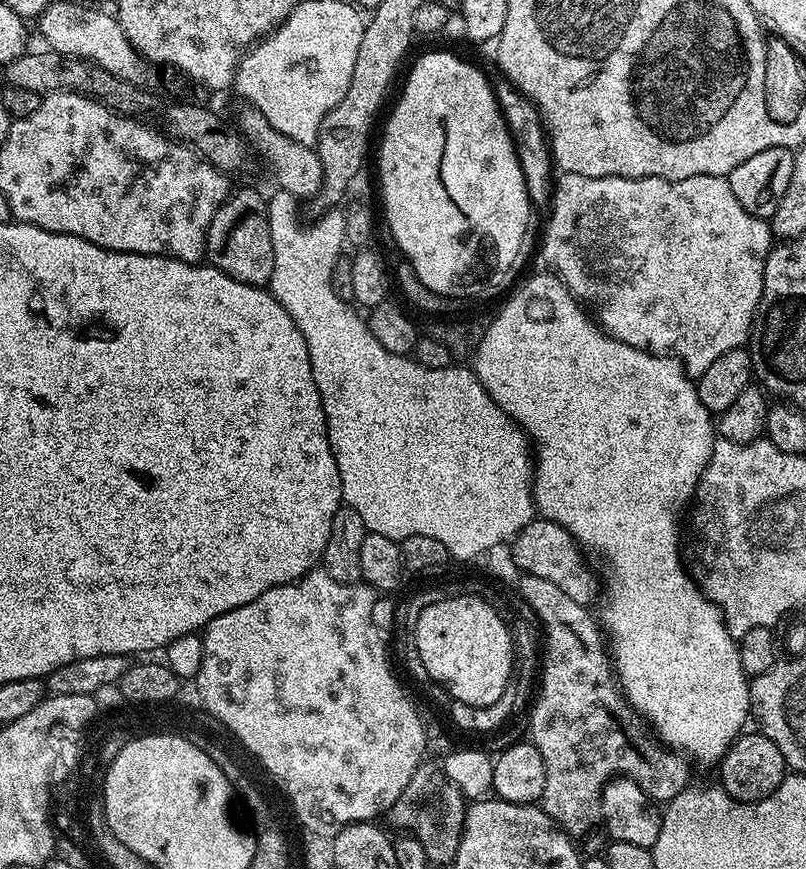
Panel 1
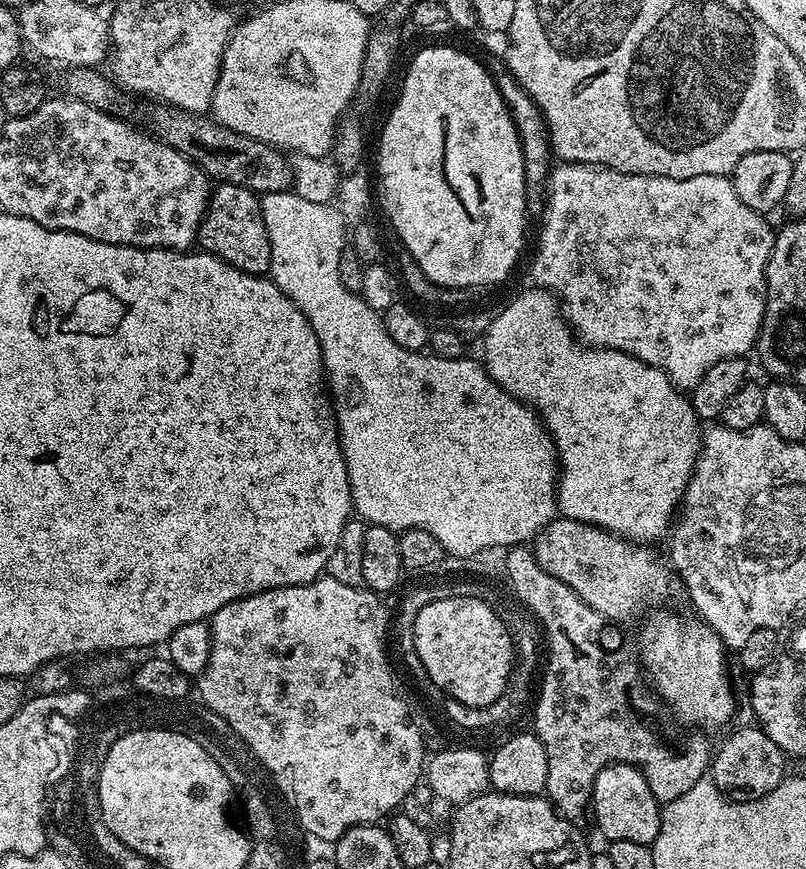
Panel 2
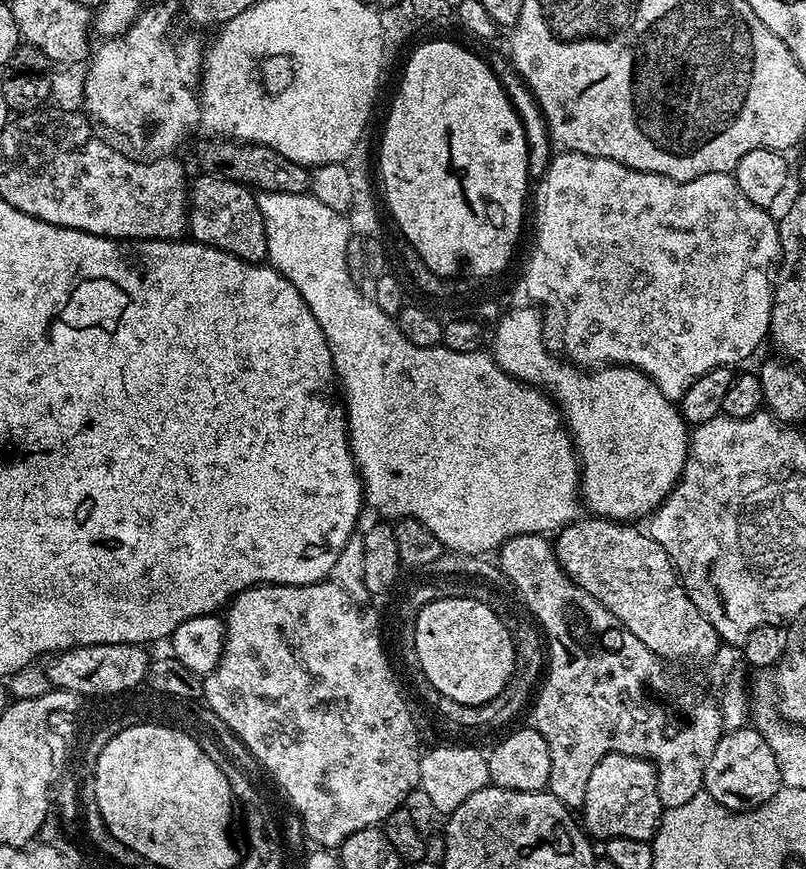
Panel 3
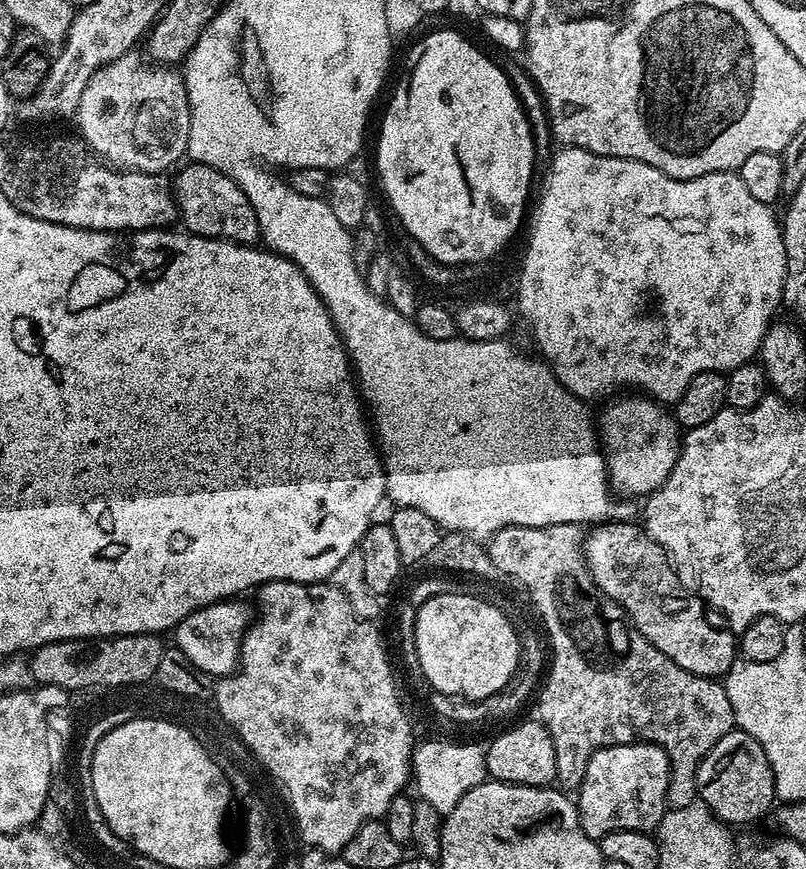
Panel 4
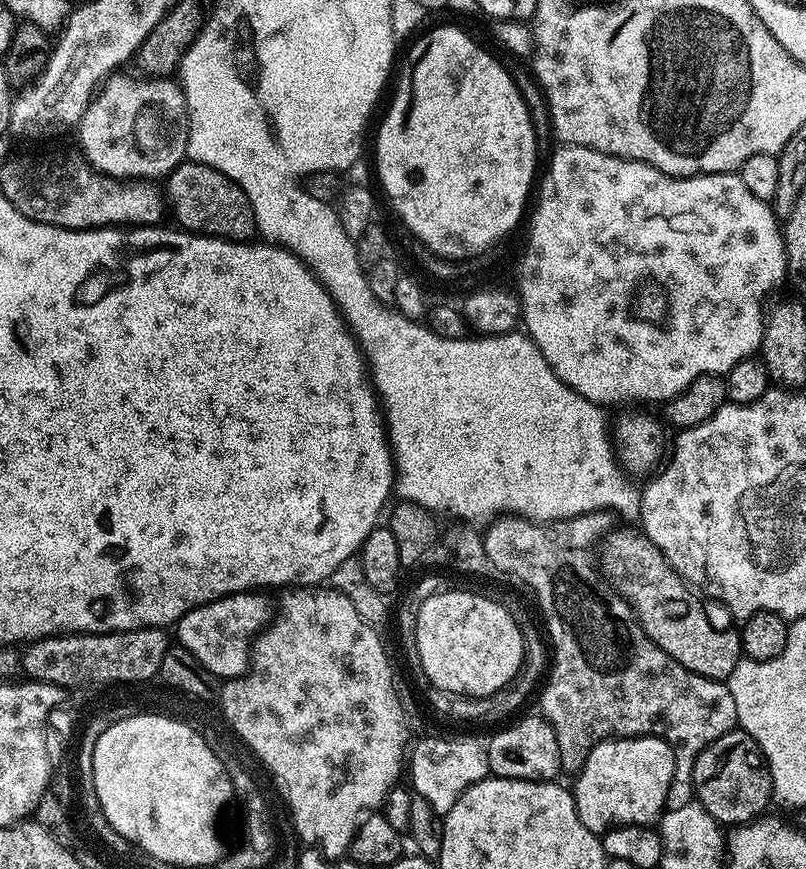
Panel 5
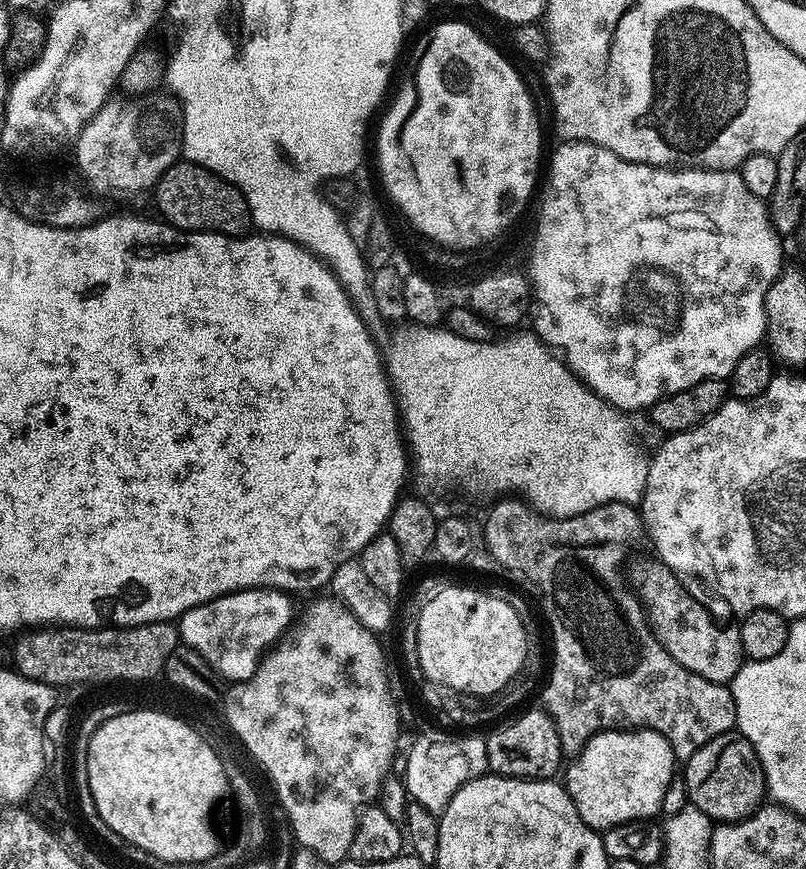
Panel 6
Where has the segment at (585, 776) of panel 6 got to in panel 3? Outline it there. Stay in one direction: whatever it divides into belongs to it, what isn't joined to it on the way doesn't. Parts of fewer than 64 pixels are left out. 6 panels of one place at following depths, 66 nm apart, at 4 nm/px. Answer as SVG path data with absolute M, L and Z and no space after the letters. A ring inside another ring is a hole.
M612 752L594 770L586 782L586 798L582 809L582 827L589 837L600 842L614 838L638 838L651 841L660 825L662 805L656 781L656 765L650 760Z

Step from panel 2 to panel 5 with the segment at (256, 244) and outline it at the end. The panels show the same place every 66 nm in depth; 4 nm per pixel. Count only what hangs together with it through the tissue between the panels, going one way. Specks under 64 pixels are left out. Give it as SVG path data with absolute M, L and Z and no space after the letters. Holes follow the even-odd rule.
M193 160L179 164L163 181L162 195L171 215L172 212L176 215L175 223L185 232L233 242L248 242L257 235L254 210L246 194L234 181L210 166Z

